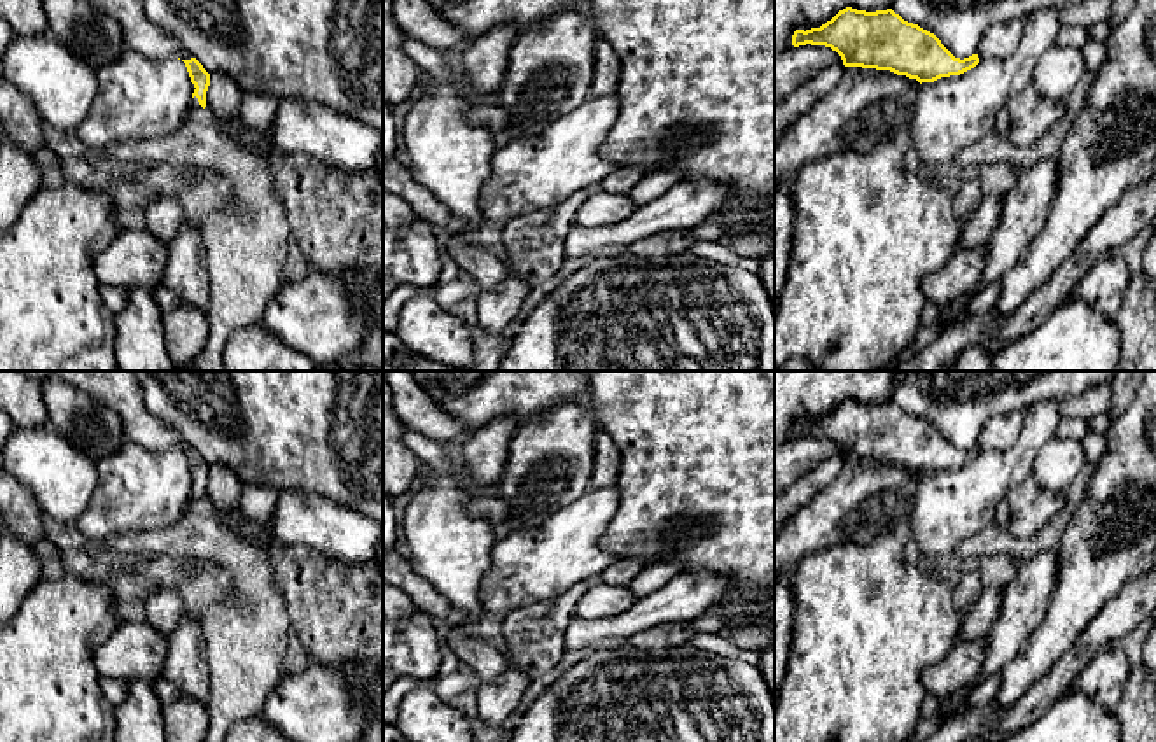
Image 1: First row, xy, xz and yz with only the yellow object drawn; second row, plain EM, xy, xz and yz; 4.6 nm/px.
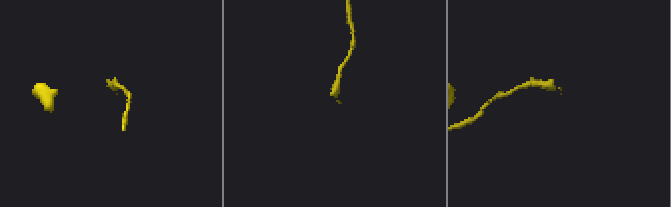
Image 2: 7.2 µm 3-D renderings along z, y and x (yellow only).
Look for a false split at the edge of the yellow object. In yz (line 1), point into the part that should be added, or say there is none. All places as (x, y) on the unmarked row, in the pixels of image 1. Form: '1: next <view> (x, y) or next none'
1: next none

